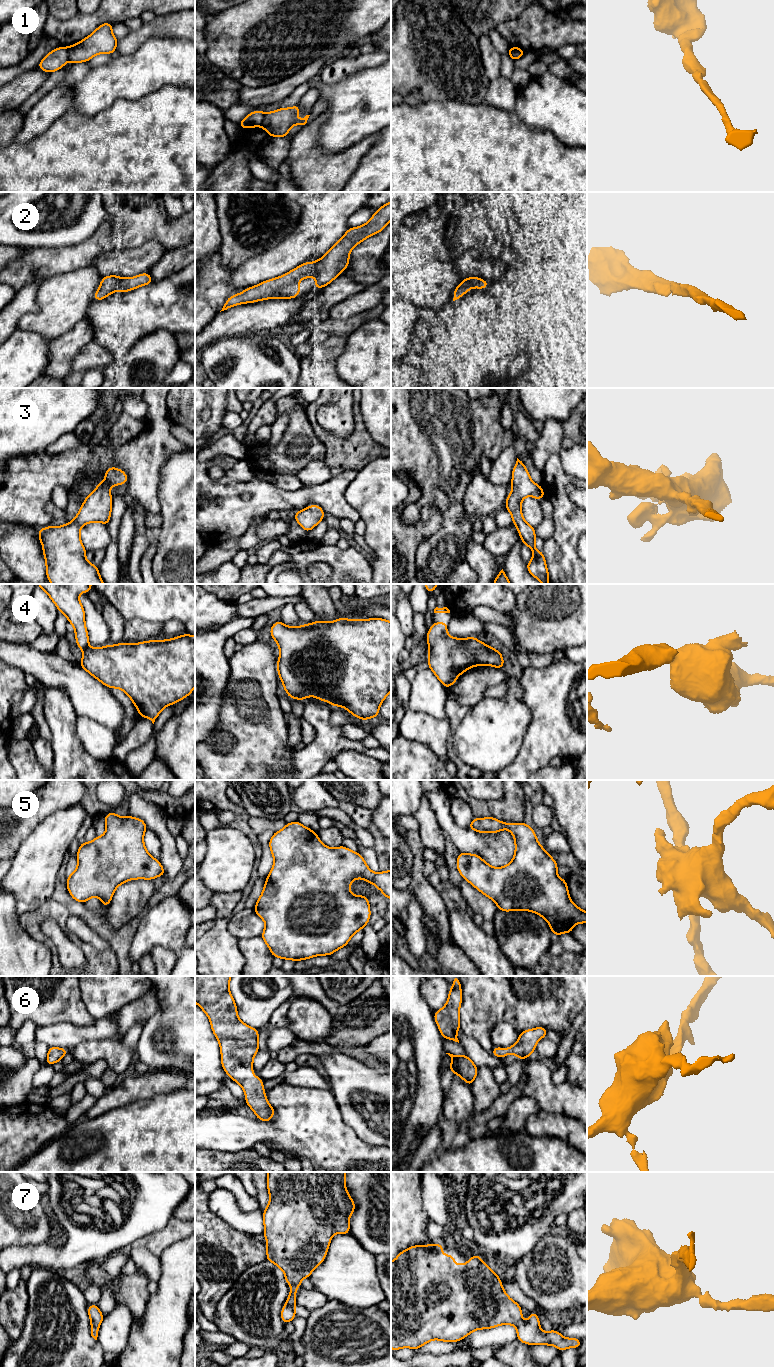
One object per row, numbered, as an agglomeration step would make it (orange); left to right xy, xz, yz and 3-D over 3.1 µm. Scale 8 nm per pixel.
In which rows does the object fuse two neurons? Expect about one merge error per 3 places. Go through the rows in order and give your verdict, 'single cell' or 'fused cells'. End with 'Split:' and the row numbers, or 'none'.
1: fused cells
2: single cell
3: single cell
4: single cell
5: single cell
6: single cell
7: single cell
Split: 1

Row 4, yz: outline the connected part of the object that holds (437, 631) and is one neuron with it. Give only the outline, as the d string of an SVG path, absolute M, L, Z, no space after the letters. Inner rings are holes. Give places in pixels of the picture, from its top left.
M434 622L427 633L428 667L446 690L470 667L490 665L504 668L500 651L477 640L475 636L464 639L451 637L447 634L447 624Z

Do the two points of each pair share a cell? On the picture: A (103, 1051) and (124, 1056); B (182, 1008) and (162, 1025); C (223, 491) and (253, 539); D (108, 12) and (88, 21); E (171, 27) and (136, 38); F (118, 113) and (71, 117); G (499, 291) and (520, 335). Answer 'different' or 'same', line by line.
A: same
B: same
C: different
D: same
E: same
F: same
G: different

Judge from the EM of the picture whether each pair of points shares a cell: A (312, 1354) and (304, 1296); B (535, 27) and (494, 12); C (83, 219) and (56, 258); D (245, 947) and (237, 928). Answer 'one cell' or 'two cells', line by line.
A: two cells
B: two cells
C: two cells
D: two cells

